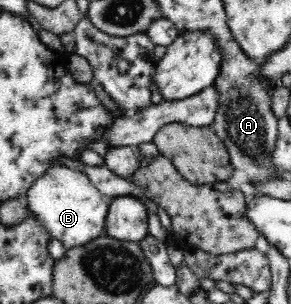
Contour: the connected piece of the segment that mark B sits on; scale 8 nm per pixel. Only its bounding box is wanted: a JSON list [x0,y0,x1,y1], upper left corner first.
[25,165,110,249]

